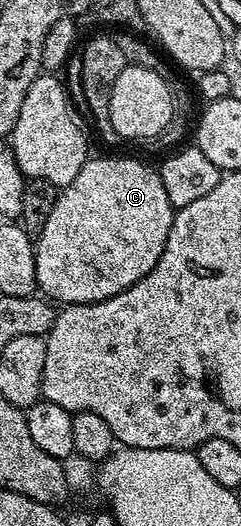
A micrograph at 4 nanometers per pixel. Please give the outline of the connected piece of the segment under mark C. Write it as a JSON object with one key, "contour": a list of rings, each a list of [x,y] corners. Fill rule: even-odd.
{"contour":[[[98,156],[95,160],[94,157],[87,159],[80,174],[76,174],[76,178],[72,178],[72,182],[59,191],[56,206],[52,206],[52,214],[48,214],[48,222],[44,222],[44,230],[36,237],[34,253],[36,254],[36,278],[39,289],[51,301],[62,300],[63,305],[100,302],[128,290],[128,286],[140,282],[140,278],[144,278],[144,274],[152,271],[160,254],[164,254],[164,242],[168,242],[168,230],[172,230],[175,211],[176,209],[168,202],[168,193],[164,191],[161,175],[155,169],[153,172],[148,165],[141,164],[138,160],[125,160],[122,156]]]}

